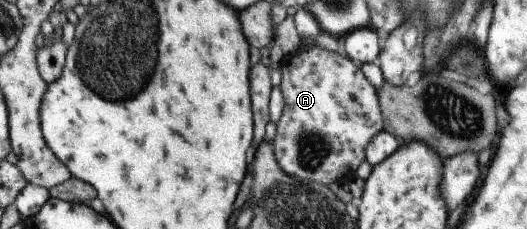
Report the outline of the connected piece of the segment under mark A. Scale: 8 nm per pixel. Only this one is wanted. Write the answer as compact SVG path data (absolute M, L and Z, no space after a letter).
M317 46L311 49L302 48L296 54L286 56L279 71L281 77L278 86L283 95L283 110L272 138L273 155L279 169L289 177L325 186L353 179L355 169L365 160L365 145L375 133L383 130L376 89L365 79L356 64L342 52L335 53Z

